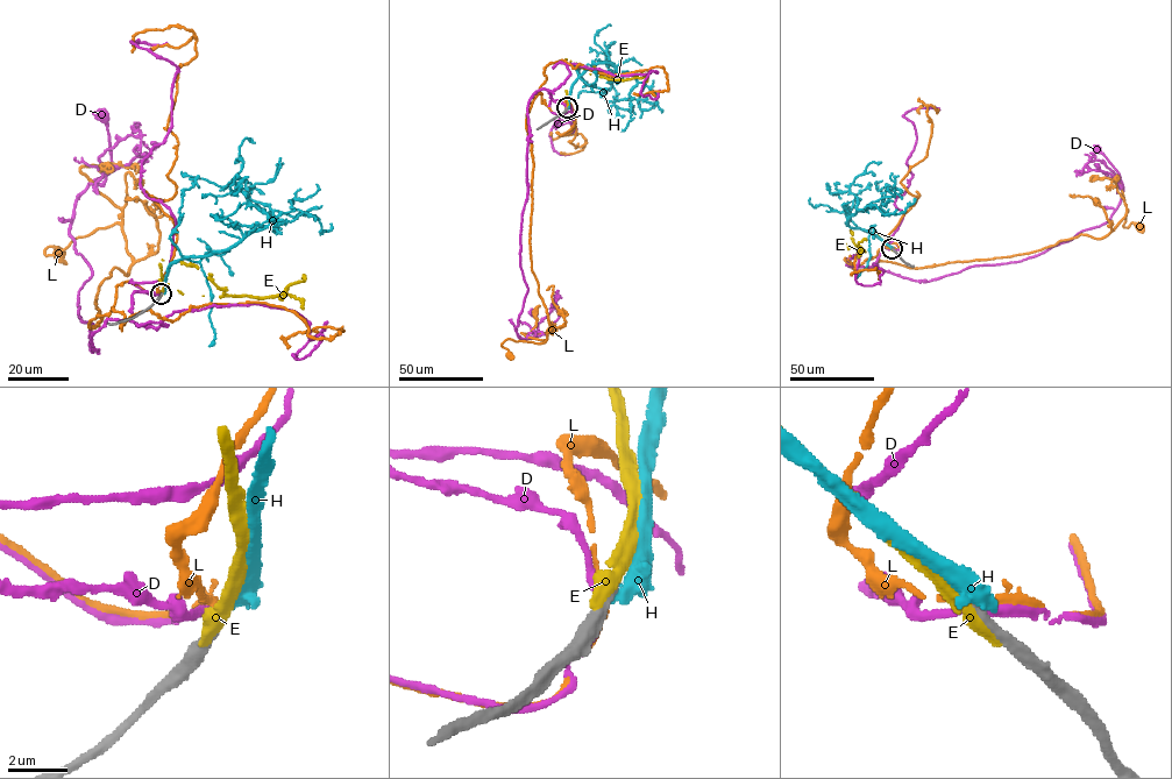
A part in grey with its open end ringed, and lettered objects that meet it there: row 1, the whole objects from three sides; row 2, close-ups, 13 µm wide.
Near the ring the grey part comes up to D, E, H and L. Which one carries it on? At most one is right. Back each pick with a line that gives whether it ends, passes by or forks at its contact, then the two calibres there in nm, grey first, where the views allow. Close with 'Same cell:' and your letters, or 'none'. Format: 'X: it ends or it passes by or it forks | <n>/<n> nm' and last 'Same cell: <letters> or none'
Same cell: none

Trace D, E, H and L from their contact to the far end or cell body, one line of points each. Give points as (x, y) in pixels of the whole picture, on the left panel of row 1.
D: (161, 294), (135, 291), (92, 352), (92, 269), (69, 231), (111, 161), (103, 117)
E: (161, 296), (162, 260), (193, 264), (208, 274), (226, 295), (281, 295), (304, 280), (304, 276), (302, 278)
H: (162, 294), (172, 263), (228, 250), (254, 231), (286, 221), (250, 198), (243, 178), (222, 189), (180, 171)
L: (161, 294), (123, 282), (90, 327), (101, 318), (99, 285), (133, 261), (122, 227), (44, 250), (57, 255)

